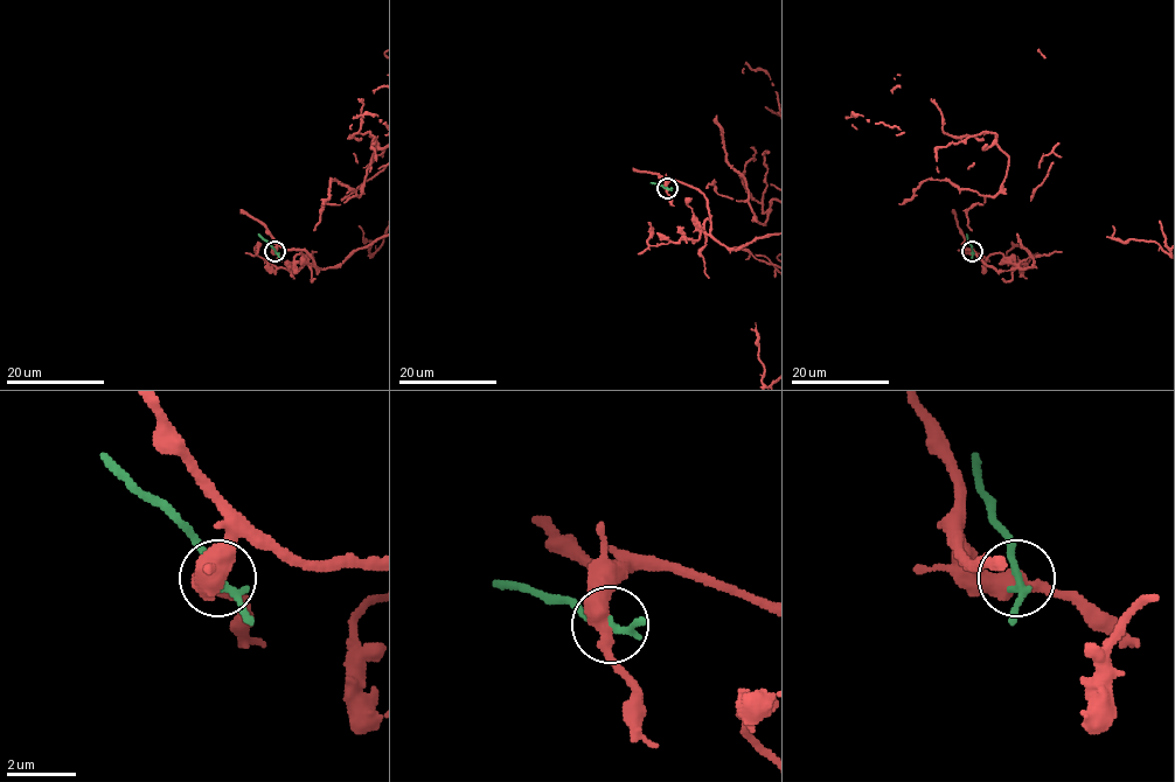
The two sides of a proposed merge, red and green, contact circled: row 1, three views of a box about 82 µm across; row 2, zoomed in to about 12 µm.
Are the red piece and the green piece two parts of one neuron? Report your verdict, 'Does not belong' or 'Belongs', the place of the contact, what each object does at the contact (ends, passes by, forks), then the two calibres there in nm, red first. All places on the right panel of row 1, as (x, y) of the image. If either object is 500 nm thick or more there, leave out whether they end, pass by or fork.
Does not belong. Place: (972, 251). At the ring red passes by. At the ring green passes by. Thickness 460 nm (red) against 200 nm

